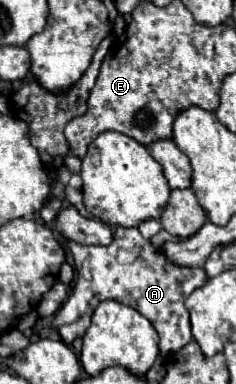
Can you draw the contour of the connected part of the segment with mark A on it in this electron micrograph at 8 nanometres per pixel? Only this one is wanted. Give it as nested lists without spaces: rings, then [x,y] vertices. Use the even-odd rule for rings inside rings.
[[[135,227],[125,229],[125,235],[121,239],[113,239],[111,245],[87,247],[75,241],[67,241],[67,247],[75,259],[77,283],[69,299],[53,317],[53,327],[57,327],[65,343],[71,343],[75,337],[81,337],[87,331],[95,307],[105,299],[121,301],[137,309],[143,317],[151,321],[153,329],[159,335],[159,355],[163,359],[171,353],[177,353],[183,345],[187,345],[193,339],[189,313],[183,303],[195,289],[207,283],[207,275],[203,269],[169,265],[167,259],[159,251],[155,251],[153,245],[147,239],[143,239],[139,229]],[[121,249],[127,249],[131,253],[133,259],[129,263],[117,261],[117,253]]]

